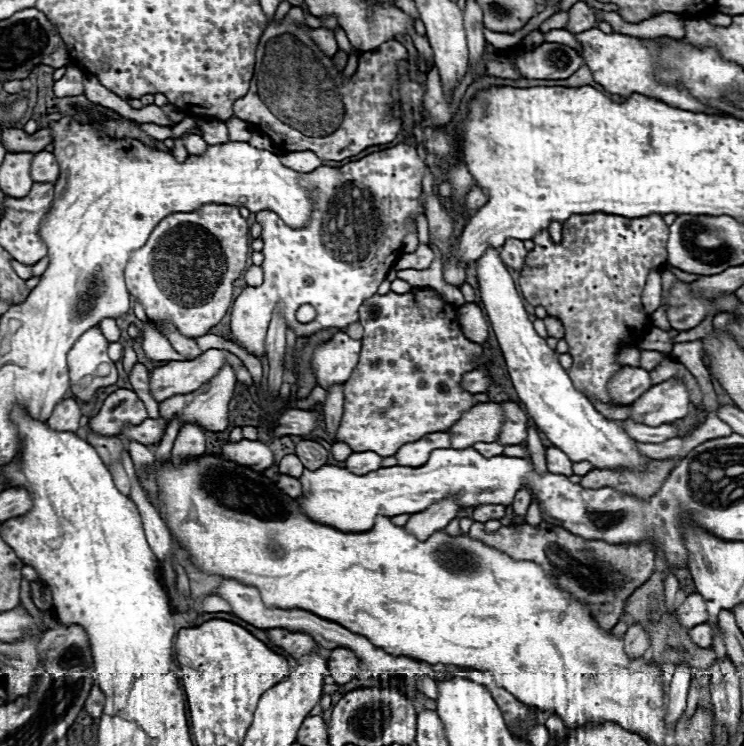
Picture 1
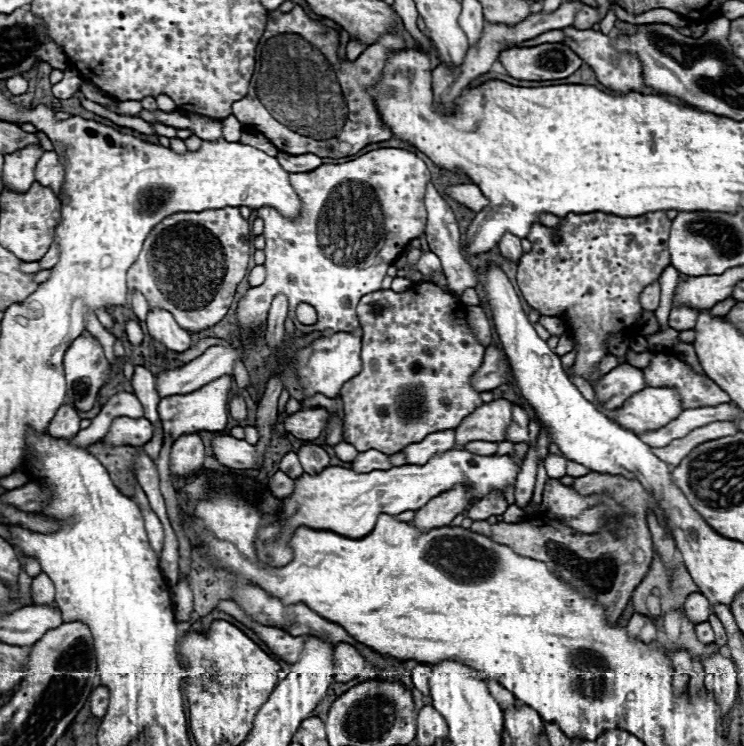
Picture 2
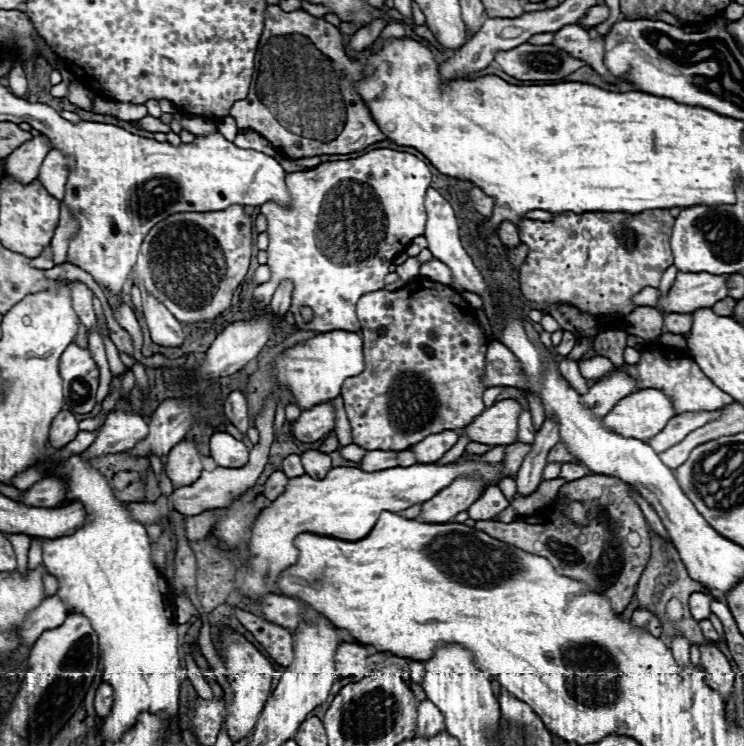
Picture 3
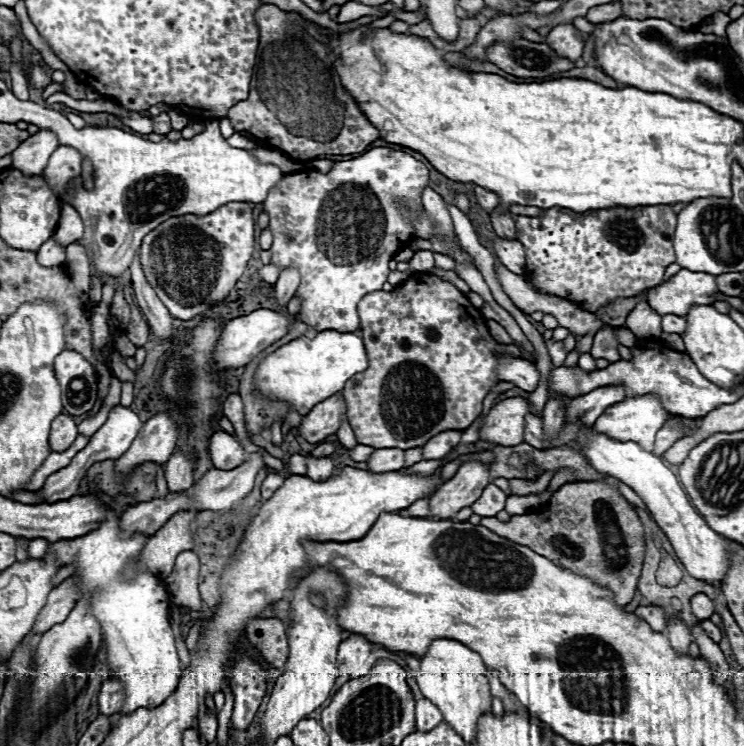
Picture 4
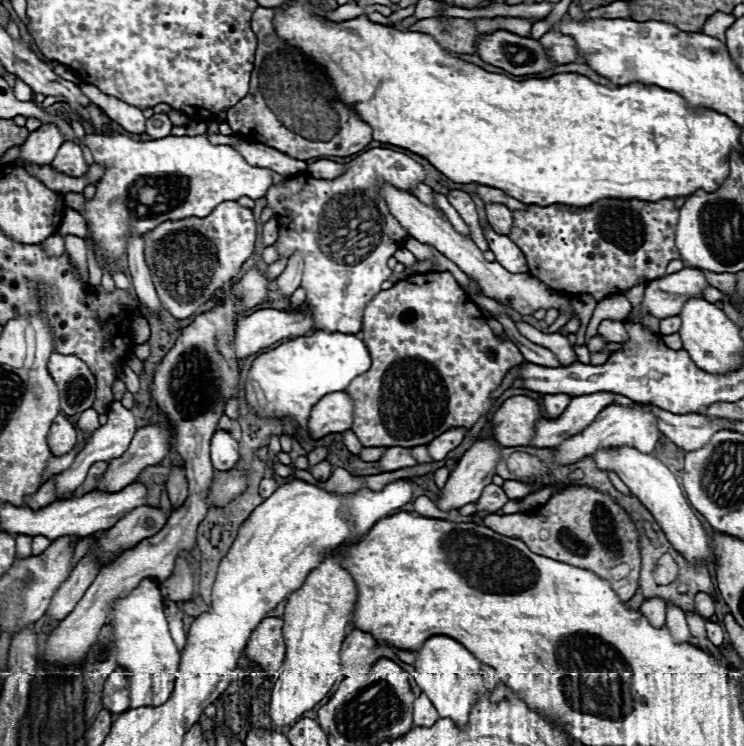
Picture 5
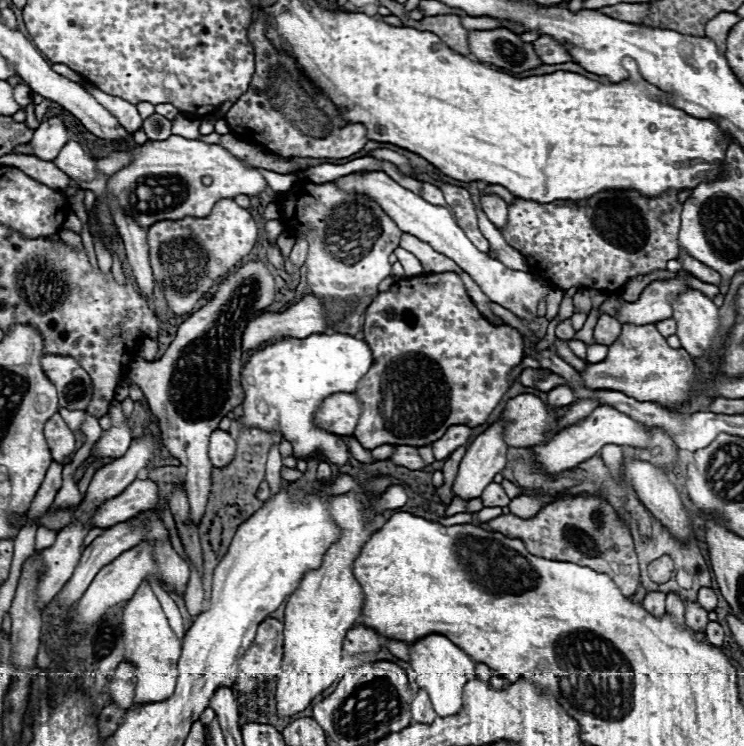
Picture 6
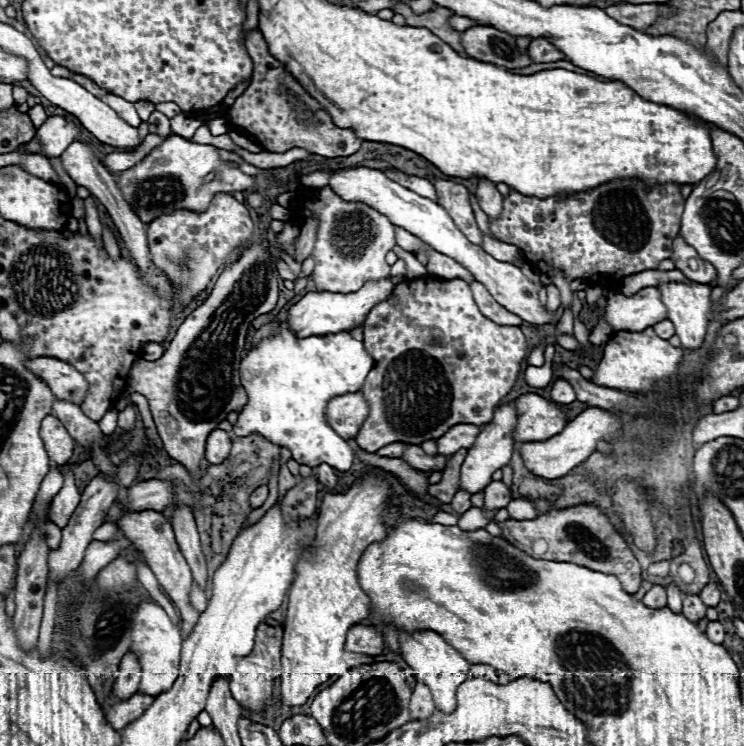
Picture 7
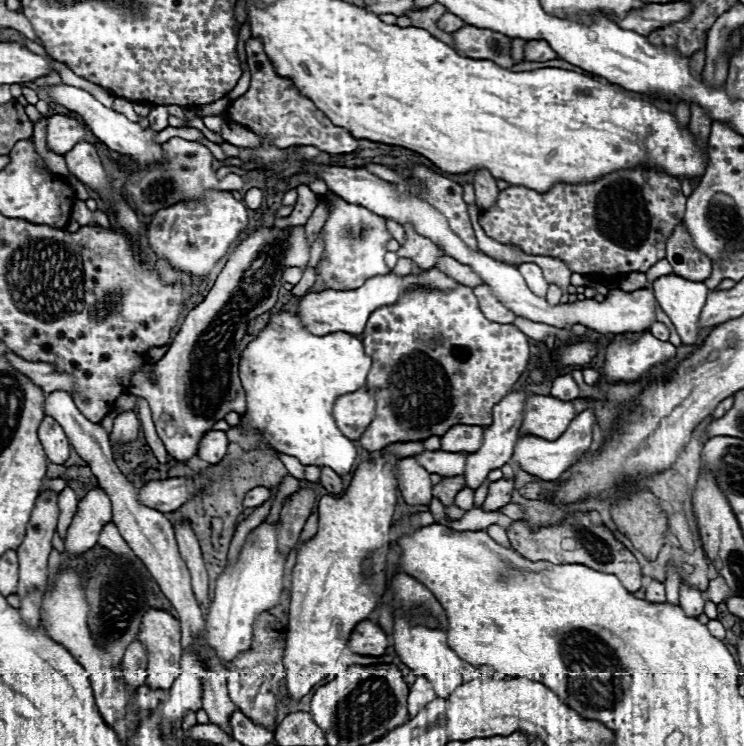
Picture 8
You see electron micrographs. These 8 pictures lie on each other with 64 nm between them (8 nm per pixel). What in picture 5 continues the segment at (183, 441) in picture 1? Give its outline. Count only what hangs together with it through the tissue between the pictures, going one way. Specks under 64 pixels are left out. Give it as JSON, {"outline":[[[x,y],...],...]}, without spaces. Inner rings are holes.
{"outline":[[[172,466],[172,472],[166,482],[166,490],[168,490],[168,498],[170,498],[170,504],[174,510],[178,510],[186,504],[188,486],[186,486],[186,476],[180,466]]]}

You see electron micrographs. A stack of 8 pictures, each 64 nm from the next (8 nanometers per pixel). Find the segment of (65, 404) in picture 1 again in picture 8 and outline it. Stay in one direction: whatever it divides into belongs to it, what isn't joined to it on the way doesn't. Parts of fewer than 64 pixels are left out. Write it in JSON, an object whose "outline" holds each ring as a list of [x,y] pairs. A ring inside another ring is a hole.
{"outline":[[[44,416],[44,420],[40,422],[40,428],[38,428],[38,436],[40,436],[40,442],[42,442],[44,452],[50,462],[64,464],[68,460],[70,444],[68,444],[64,430],[58,426],[58,422],[54,422],[54,418]]]}

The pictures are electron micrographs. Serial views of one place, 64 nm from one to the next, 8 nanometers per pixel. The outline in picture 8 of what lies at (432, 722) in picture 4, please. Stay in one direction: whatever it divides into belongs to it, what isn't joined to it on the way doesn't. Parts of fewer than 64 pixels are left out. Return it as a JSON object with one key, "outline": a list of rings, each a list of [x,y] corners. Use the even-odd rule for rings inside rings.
{"outline":[[[416,678],[416,682],[410,688],[408,702],[406,702],[410,716],[414,716],[414,714],[418,714],[418,710],[426,708],[426,704],[432,702],[434,698],[436,698],[436,694],[434,694],[430,682],[426,678]]]}

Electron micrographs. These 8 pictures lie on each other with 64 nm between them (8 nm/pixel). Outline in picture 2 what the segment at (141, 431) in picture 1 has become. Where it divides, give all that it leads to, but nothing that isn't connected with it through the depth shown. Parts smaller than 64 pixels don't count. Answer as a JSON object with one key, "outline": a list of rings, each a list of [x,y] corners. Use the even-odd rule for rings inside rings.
{"outline":[[[120,416],[112,422],[108,434],[100,440],[108,446],[144,446],[154,434],[154,426],[146,418]]]}

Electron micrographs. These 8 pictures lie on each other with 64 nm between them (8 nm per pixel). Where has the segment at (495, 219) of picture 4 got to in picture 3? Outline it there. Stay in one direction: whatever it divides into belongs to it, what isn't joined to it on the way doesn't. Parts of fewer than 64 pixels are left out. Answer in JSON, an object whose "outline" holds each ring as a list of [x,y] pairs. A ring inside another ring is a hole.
{"outline":[[[502,222],[502,224],[498,226],[498,236],[500,236],[502,244],[508,246],[508,248],[514,248],[514,246],[520,244],[518,230],[516,230],[516,226],[514,226],[512,222]]]}

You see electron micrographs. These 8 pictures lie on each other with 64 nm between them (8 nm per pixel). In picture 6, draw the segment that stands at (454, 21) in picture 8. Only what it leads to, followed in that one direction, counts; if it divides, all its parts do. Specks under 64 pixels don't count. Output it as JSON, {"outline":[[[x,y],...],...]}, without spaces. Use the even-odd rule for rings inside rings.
{"outline":[[[464,16],[462,18],[462,28],[466,30],[494,30],[494,28],[510,28],[510,24],[502,24],[500,20],[494,20],[494,18],[472,18],[472,16]]]}

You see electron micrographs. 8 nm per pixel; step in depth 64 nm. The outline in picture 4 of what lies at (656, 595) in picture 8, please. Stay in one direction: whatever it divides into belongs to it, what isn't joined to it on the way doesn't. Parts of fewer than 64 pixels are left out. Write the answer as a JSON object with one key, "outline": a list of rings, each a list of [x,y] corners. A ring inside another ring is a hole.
{"outline":[[[640,606],[634,610],[634,614],[638,614],[638,618],[646,618],[646,622],[652,626],[652,630],[664,630],[666,628],[666,618],[664,618],[664,610],[660,606]]]}

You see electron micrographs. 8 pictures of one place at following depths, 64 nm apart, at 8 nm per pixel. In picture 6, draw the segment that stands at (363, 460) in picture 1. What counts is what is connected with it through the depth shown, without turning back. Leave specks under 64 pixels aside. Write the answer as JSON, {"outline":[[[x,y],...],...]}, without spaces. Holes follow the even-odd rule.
{"outline":[[[398,446],[396,452],[388,460],[396,466],[406,466],[410,470],[424,470],[426,468],[416,446]]]}

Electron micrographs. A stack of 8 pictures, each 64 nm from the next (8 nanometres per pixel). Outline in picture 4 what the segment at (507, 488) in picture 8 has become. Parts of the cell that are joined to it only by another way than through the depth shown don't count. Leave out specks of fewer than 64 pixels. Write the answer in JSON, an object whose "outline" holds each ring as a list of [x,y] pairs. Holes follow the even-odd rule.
{"outline":[[[490,484],[490,486],[486,486],[486,490],[478,498],[478,502],[472,504],[472,510],[478,516],[496,516],[500,510],[504,510],[506,498],[508,496],[498,486]]]}

